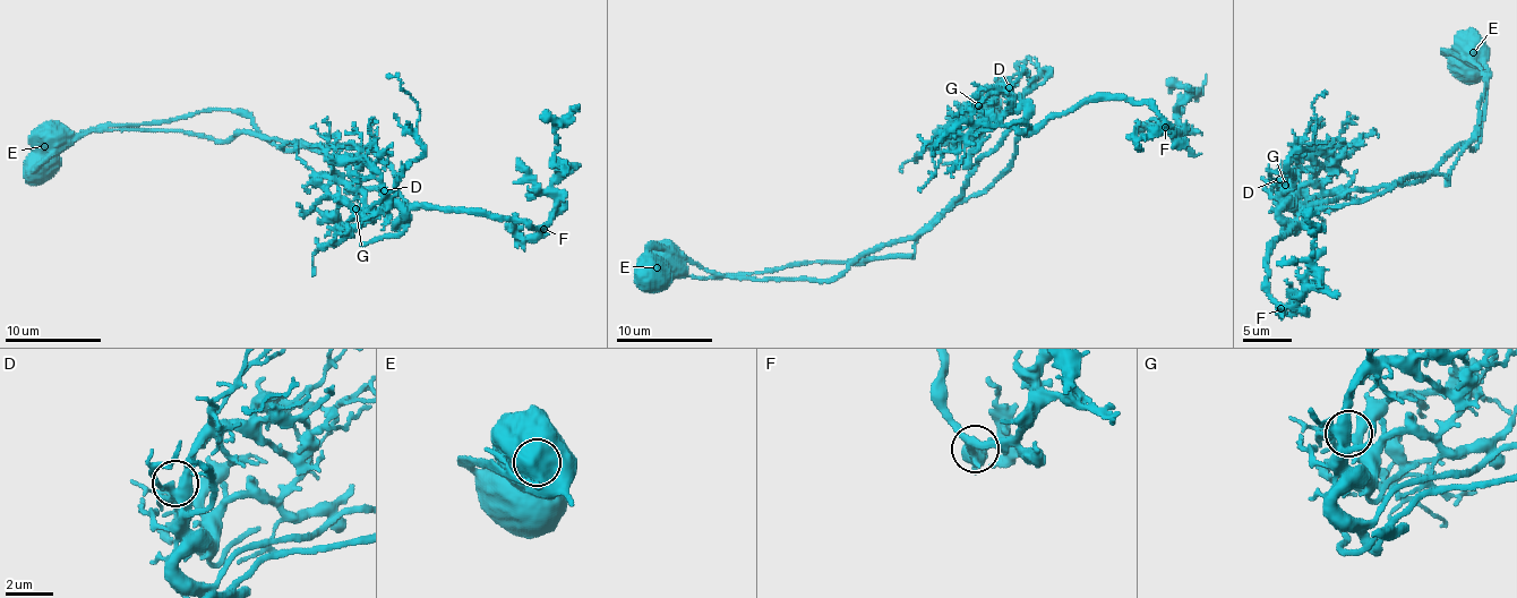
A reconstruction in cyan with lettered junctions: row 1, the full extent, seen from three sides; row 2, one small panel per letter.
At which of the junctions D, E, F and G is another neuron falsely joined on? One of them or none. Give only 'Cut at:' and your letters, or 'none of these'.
Cut at: E

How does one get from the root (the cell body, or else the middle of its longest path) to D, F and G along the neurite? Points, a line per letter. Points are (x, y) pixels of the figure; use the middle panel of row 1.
D: (663, 265), (706, 278), (834, 280), (859, 256), (915, 238), (961, 194), (978, 156), (1027, 120), (1009, 87)
F: (663, 265), (706, 278), (834, 280), (976, 196), (1008, 167), (1014, 138), (1082, 103), (1147, 103), (1165, 127)
G: (663, 265), (834, 280), (927, 229), (1027, 120), (1025, 104), (997, 116), (978, 105)

